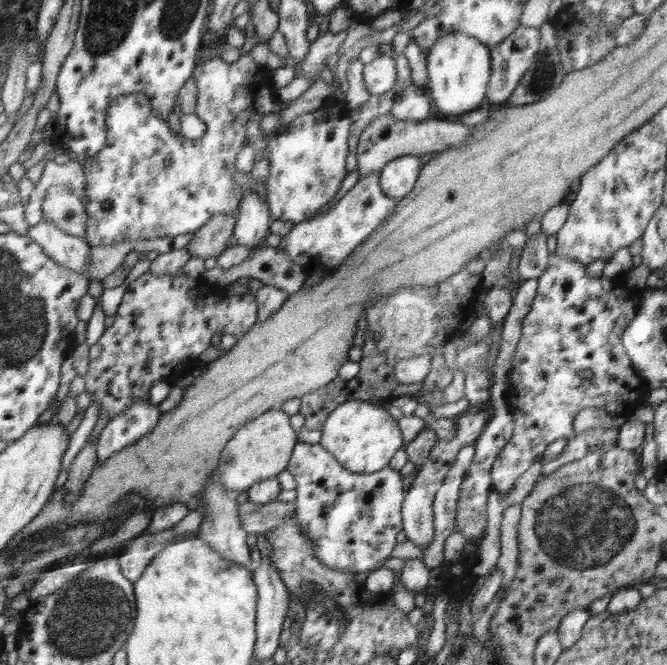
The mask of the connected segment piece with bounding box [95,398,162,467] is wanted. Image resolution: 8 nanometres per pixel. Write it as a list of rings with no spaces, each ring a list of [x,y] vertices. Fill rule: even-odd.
[[[149,398],[128,404],[128,408],[116,418],[109,420],[99,434],[95,450],[95,465],[98,467],[104,465],[106,460],[121,452],[123,448],[148,435],[148,432],[152,432],[161,414],[160,409],[150,403]]]

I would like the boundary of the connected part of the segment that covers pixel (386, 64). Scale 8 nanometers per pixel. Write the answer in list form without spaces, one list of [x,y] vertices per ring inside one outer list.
[[[381,55],[363,66],[362,80],[364,88],[372,94],[385,96],[397,87],[396,66],[394,58]]]

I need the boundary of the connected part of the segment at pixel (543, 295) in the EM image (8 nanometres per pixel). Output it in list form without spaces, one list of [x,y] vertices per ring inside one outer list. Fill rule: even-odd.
[[[552,252],[548,258],[548,267],[537,278],[537,291],[528,314],[522,319],[521,337],[516,344],[513,365],[509,370],[510,394],[514,396],[504,394],[505,402],[512,404],[514,428],[508,444],[496,456],[491,471],[494,490],[500,494],[513,490],[519,476],[541,458],[544,449],[558,438],[567,438],[567,445],[557,460],[543,466],[542,475],[550,475],[566,464],[581,460],[589,453],[598,451],[604,454],[617,446],[619,428],[615,425],[576,432],[572,422],[580,410],[604,408],[608,416],[616,418],[626,410],[637,410],[644,406],[640,398],[642,394],[646,394],[646,390],[640,386],[640,377],[636,375],[632,361],[626,354],[621,336],[639,311],[645,292],[626,288],[618,278],[604,275],[590,277],[586,268],[578,260],[559,258]]]

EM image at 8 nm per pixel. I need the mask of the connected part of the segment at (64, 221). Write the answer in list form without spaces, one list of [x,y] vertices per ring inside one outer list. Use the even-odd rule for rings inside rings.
[[[54,185],[47,189],[44,193],[41,210],[43,212],[43,218],[46,218],[48,222],[56,224],[66,234],[77,236],[86,241],[87,212],[85,211],[85,204],[82,203],[80,195],[72,193],[72,187],[70,185]]]

